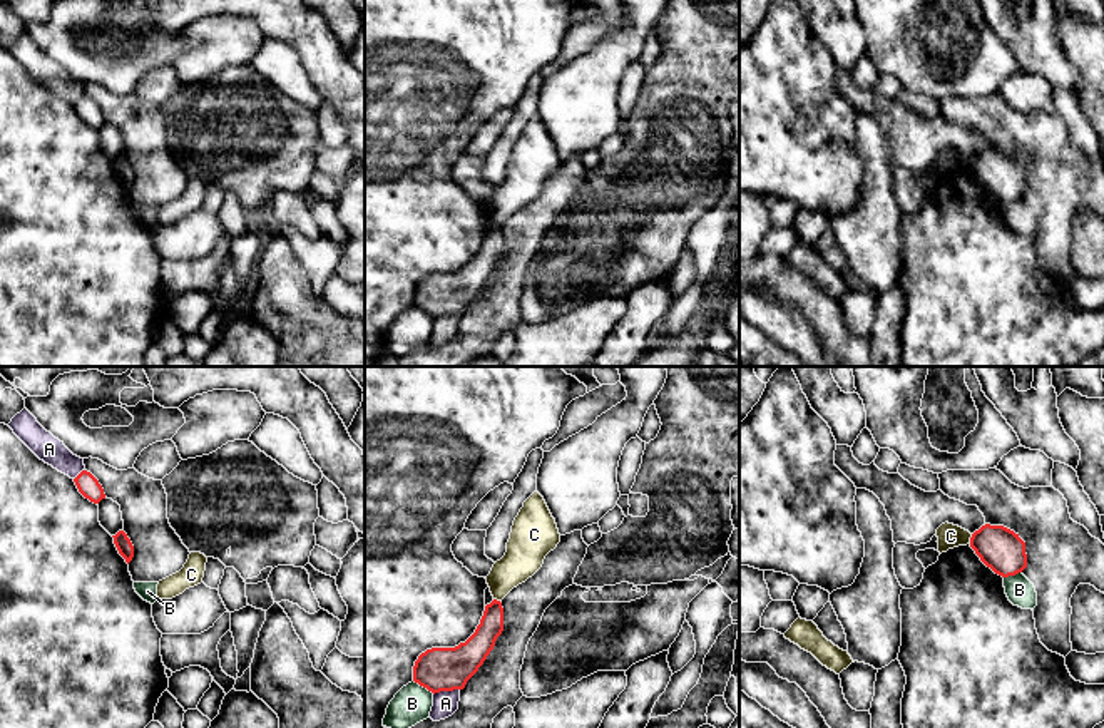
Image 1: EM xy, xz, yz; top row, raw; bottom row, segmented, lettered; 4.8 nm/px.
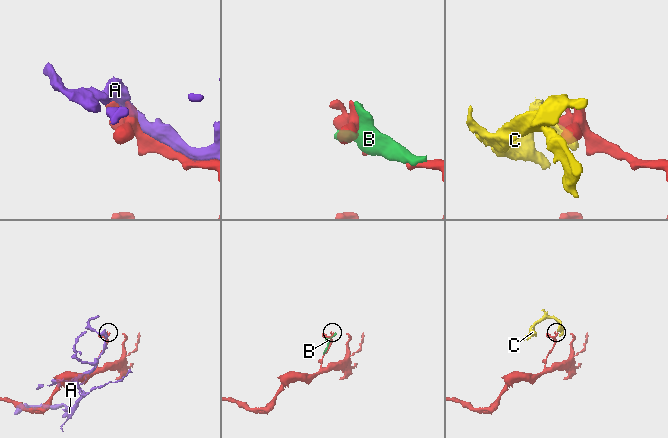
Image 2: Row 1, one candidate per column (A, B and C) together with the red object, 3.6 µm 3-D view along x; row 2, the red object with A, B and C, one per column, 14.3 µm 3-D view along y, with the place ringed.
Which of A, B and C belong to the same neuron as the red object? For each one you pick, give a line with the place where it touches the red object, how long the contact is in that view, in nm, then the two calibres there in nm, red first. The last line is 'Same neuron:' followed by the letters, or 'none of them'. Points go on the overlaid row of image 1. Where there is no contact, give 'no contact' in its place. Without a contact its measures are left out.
Same neuron: none of them

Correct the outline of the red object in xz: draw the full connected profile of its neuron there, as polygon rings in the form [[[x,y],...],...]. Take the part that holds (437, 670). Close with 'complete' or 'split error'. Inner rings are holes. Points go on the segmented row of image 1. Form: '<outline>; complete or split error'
[[[493,599],[485,606],[475,633],[455,648],[432,648],[418,656],[413,681],[428,691],[463,690],[478,671],[503,631],[503,608]]]; complete

